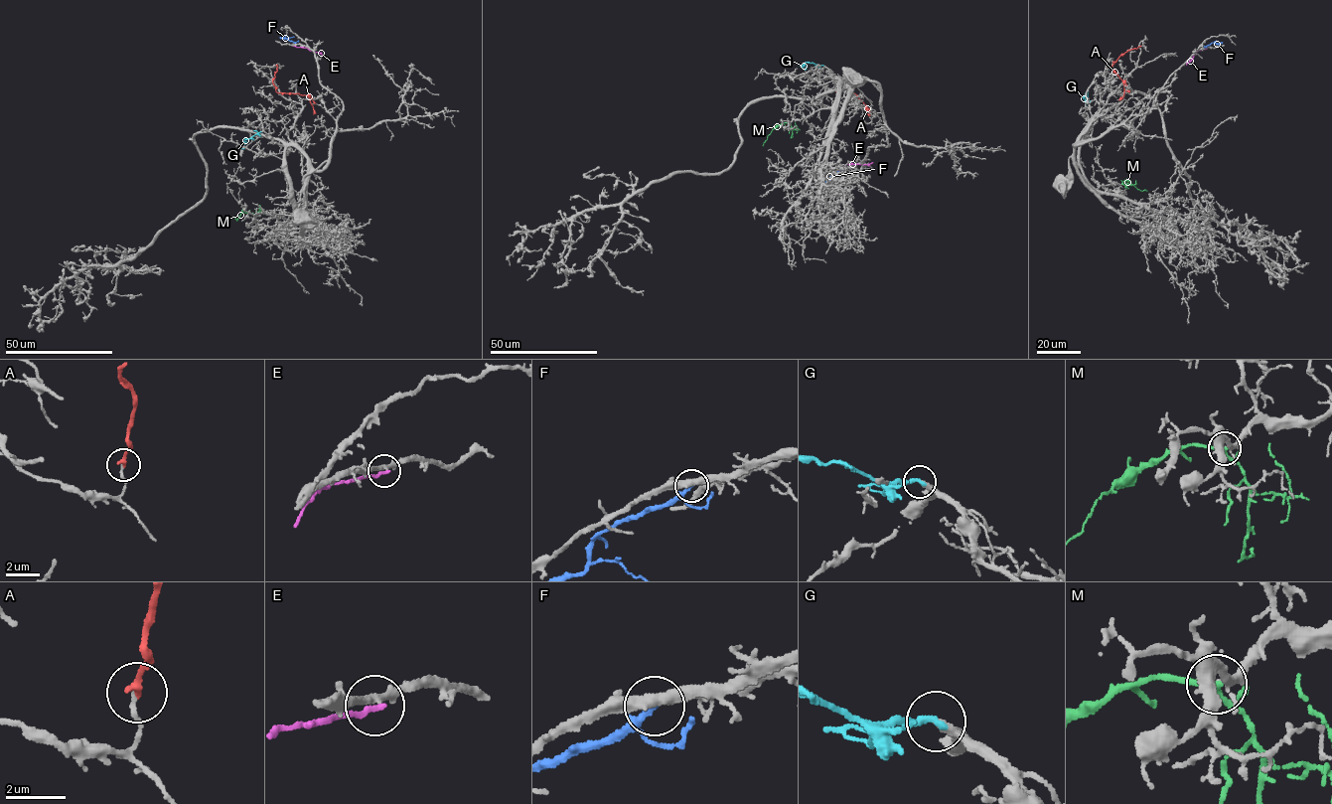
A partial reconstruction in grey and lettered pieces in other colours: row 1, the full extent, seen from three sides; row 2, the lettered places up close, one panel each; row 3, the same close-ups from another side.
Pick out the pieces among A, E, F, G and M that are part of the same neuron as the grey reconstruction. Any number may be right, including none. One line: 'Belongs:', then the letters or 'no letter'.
Belongs: F, G, M

